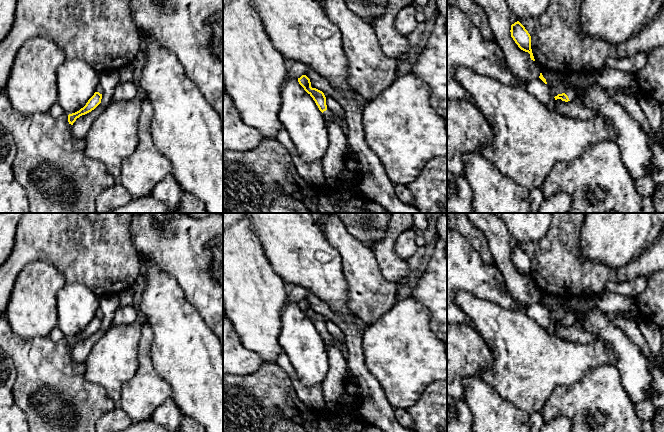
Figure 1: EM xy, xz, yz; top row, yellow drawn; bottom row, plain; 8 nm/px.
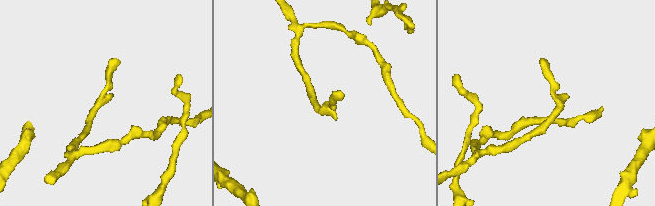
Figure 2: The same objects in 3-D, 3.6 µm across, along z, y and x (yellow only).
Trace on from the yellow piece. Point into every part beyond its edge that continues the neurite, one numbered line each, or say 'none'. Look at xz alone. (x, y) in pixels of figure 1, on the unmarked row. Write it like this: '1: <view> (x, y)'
1: xz (327, 338)

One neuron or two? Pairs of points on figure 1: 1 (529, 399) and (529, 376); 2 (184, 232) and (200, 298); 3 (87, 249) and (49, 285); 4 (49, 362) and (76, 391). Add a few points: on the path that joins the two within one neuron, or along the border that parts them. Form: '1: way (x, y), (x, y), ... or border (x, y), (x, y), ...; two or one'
1: way (529, 393), (529, 382); one
2: way (184, 248), (184, 254), (198, 282); one
3: border (42, 260), (50, 262), (61, 273), (66, 282); two
4: way (54, 369), (69, 384); one

